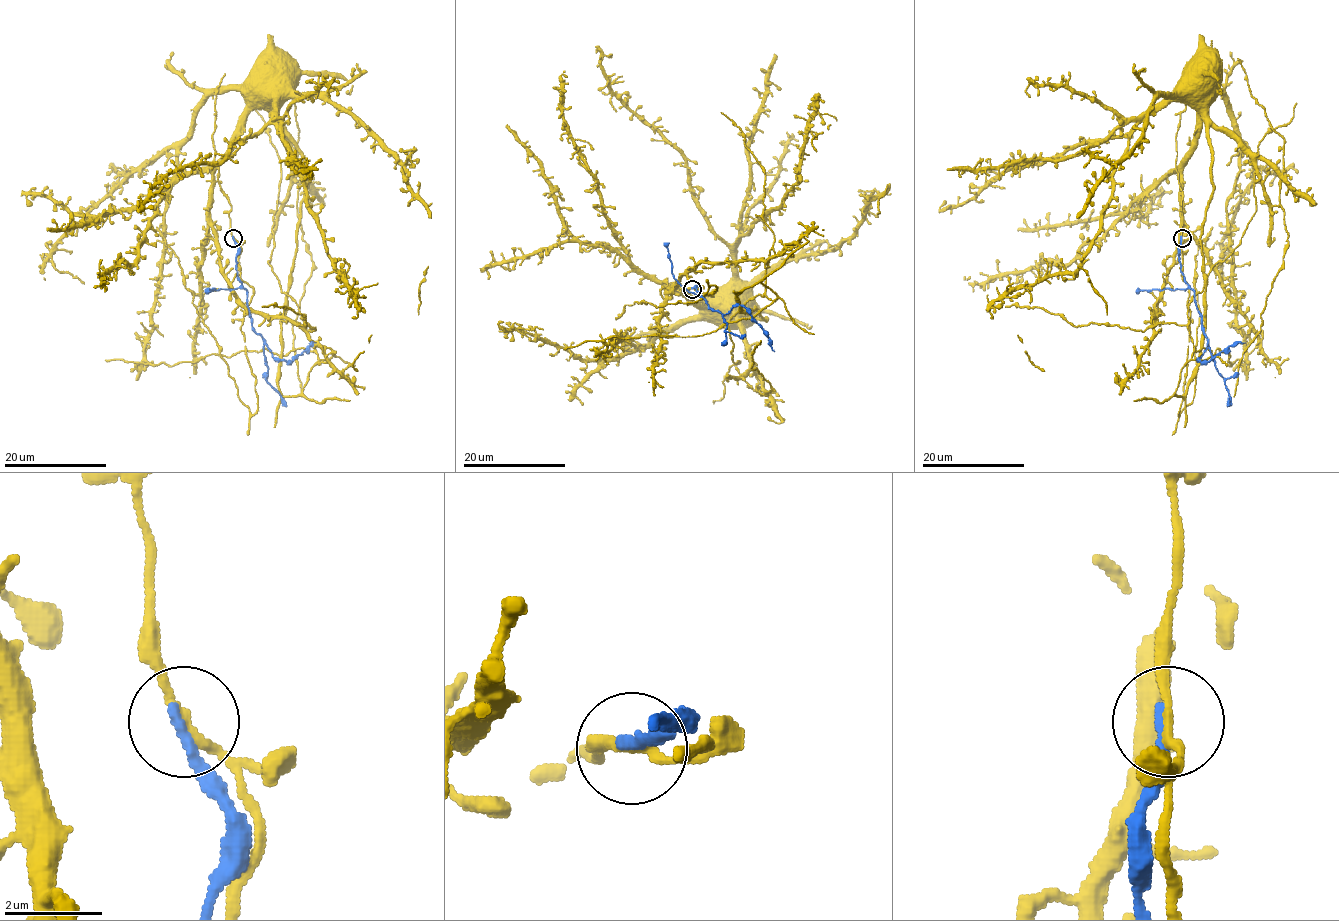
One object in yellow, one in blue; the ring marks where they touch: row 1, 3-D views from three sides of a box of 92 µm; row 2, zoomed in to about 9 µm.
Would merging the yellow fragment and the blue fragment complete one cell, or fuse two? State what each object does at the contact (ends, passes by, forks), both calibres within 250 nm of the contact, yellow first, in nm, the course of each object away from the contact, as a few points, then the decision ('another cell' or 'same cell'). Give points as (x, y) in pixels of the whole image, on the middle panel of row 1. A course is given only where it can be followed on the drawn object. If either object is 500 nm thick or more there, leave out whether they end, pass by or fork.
yellow passes by; blue ends; calibres 170 and 240 nm; course yellow (693, 289), (766, 320), (739, 294), (777, 297), (727, 323), (739, 363), (713, 403); course blue (693, 289), (697, 286), (709, 308), (721, 313), (725, 314), (739, 304), (745, 308), (768, 336), (775, 351); another cell

